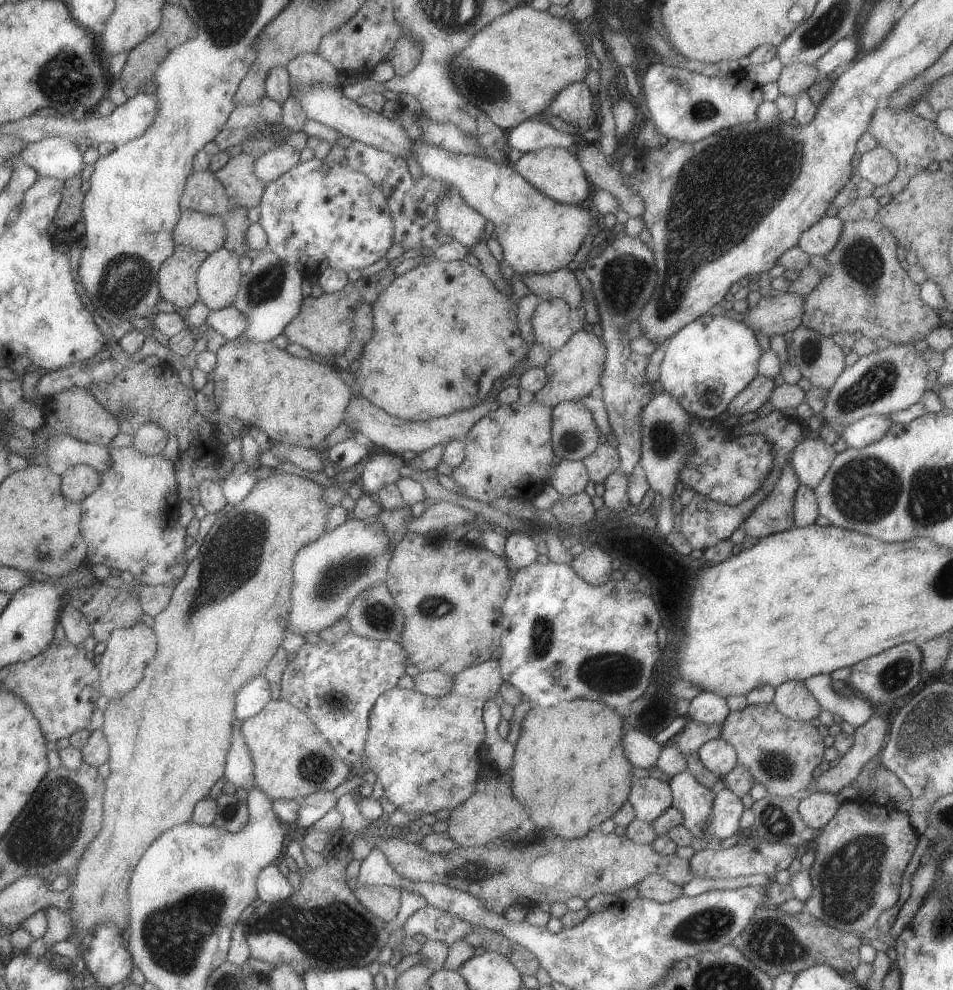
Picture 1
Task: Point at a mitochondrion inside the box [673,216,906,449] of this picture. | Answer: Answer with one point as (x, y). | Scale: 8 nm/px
(875, 385)

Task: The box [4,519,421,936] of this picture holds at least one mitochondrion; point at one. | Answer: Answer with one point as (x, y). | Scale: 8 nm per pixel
(64, 801)

